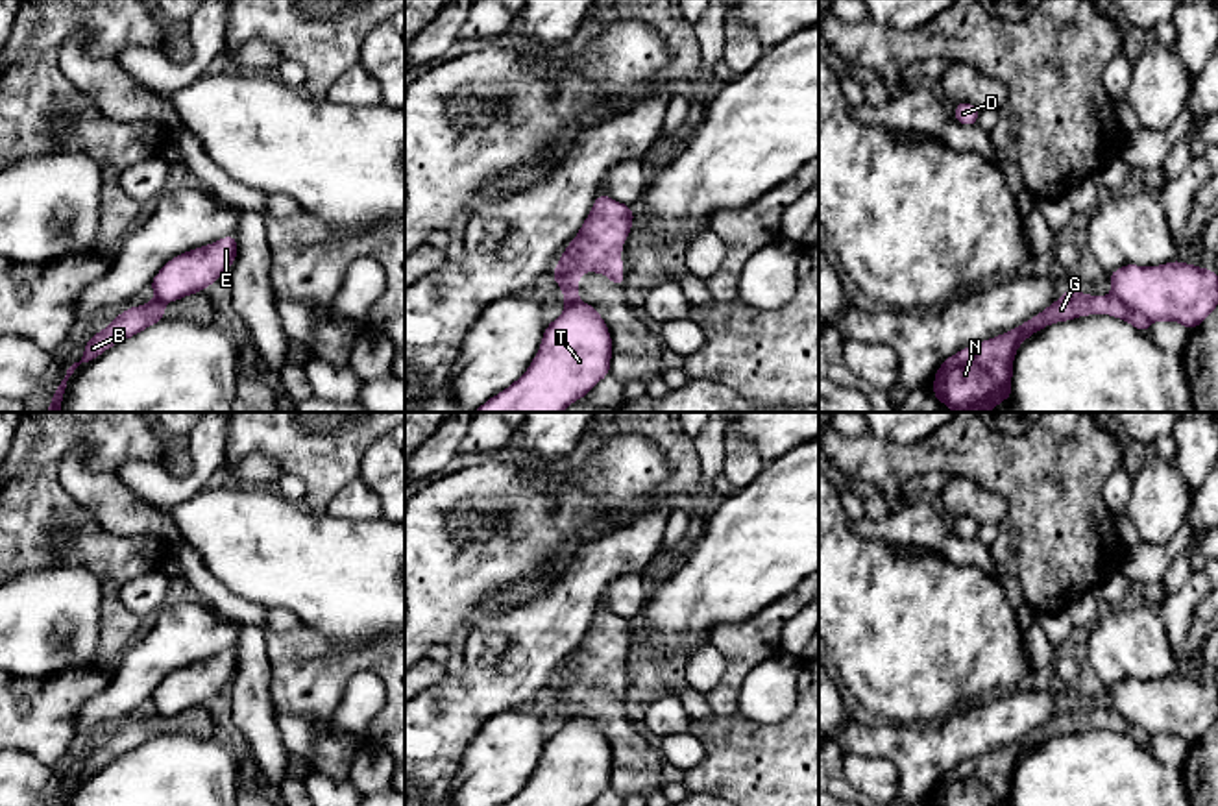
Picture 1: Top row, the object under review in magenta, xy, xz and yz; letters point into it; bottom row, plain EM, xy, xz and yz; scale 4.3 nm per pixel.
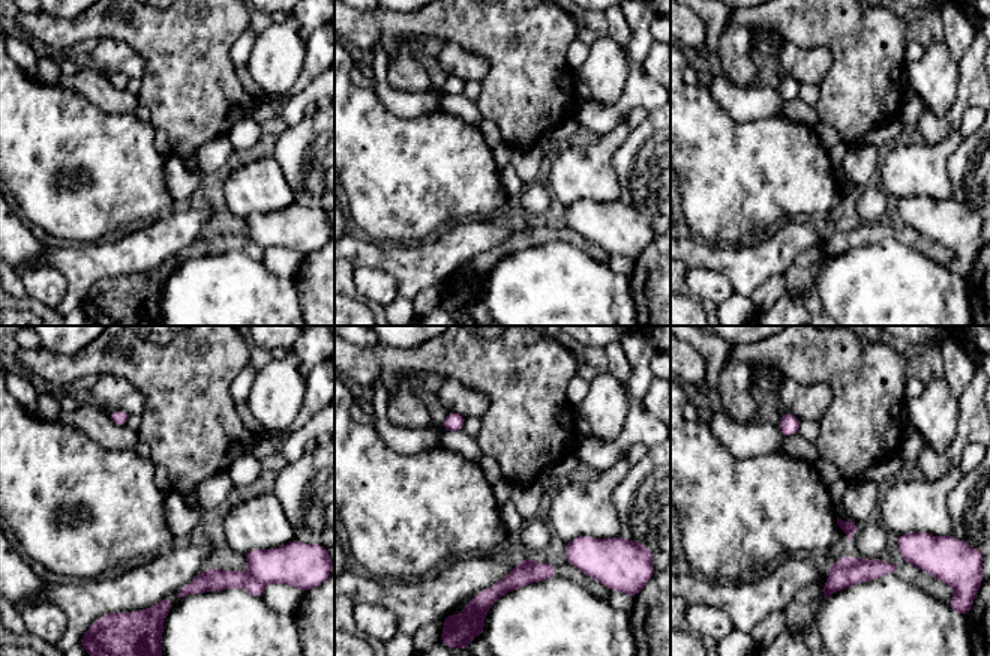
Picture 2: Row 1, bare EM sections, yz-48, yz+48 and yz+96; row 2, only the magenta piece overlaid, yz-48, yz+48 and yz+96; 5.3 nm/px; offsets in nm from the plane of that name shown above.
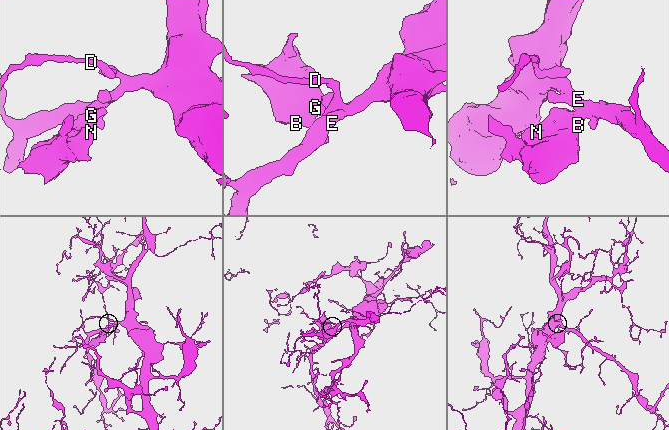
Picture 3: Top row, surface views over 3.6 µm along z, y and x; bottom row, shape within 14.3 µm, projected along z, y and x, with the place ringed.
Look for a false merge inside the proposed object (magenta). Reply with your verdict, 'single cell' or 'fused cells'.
fused cells

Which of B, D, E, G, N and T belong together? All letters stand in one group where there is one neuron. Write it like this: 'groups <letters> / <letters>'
groups B G N / D E T

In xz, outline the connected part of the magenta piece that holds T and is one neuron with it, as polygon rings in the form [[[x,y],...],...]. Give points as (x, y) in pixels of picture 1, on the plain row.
[[[571,717],[553,734],[527,786],[503,806],[590,806],[610,788],[612,751],[595,719]]]

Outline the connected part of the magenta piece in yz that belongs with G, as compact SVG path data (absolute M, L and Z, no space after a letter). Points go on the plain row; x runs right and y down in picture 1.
M1068 702L1017 743L946 771L935 786L933 806L1011 806L1013 773L1018 760L1046 739L1089 728L1116 730L1142 747L1150 743L1150 734L1129 725L1116 710L1090 710Z

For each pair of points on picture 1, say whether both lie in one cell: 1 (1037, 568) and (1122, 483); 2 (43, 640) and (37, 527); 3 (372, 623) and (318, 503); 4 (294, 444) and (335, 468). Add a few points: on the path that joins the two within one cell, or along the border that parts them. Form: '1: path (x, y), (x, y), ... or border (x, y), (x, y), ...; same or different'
1: border (1119, 470), (1104, 485), (1104, 503), (1113, 514); different
2: border (82, 566), (50, 566), (19, 573); different
3: border (302, 503), (324, 512); different
4: path (304, 444), (311, 444), (326, 459); same

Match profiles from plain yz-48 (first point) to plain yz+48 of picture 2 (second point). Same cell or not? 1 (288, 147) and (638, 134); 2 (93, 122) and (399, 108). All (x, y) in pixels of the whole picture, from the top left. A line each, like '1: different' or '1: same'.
1: same
2: different

